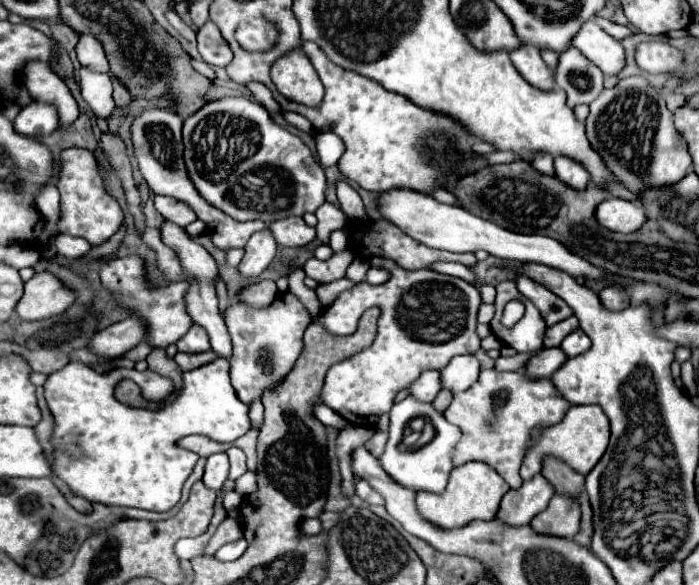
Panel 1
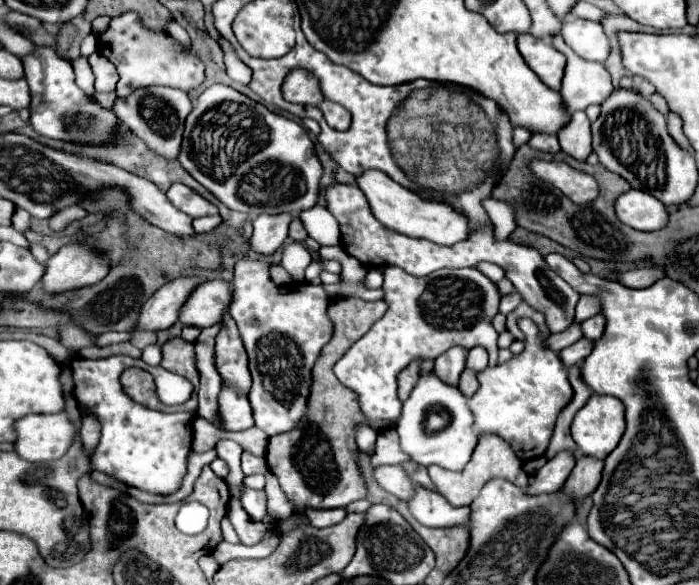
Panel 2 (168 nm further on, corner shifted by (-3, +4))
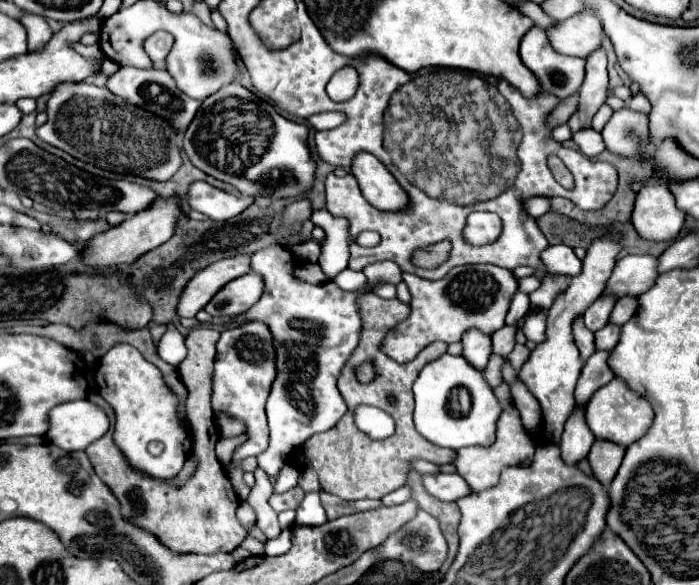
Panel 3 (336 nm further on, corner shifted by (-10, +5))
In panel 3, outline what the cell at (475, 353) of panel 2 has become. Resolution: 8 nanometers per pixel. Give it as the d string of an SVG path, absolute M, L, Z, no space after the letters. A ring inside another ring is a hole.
M504 326L496 334L492 334L492 354L510 354L516 340L514 340L514 326Z

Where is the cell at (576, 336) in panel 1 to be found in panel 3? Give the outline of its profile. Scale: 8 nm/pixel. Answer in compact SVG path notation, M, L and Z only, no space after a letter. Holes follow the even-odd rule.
M624 296L624 298L620 298L616 302L616 306L612 310L612 318L608 322L616 324L616 326L622 326L622 324L626 324L634 316L634 310L636 310L636 298Z

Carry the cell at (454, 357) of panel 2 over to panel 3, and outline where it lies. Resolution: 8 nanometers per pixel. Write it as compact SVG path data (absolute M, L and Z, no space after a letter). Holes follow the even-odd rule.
M468 330L462 338L462 356L476 366L476 370L484 370L490 358L490 336L482 334L480 330Z

